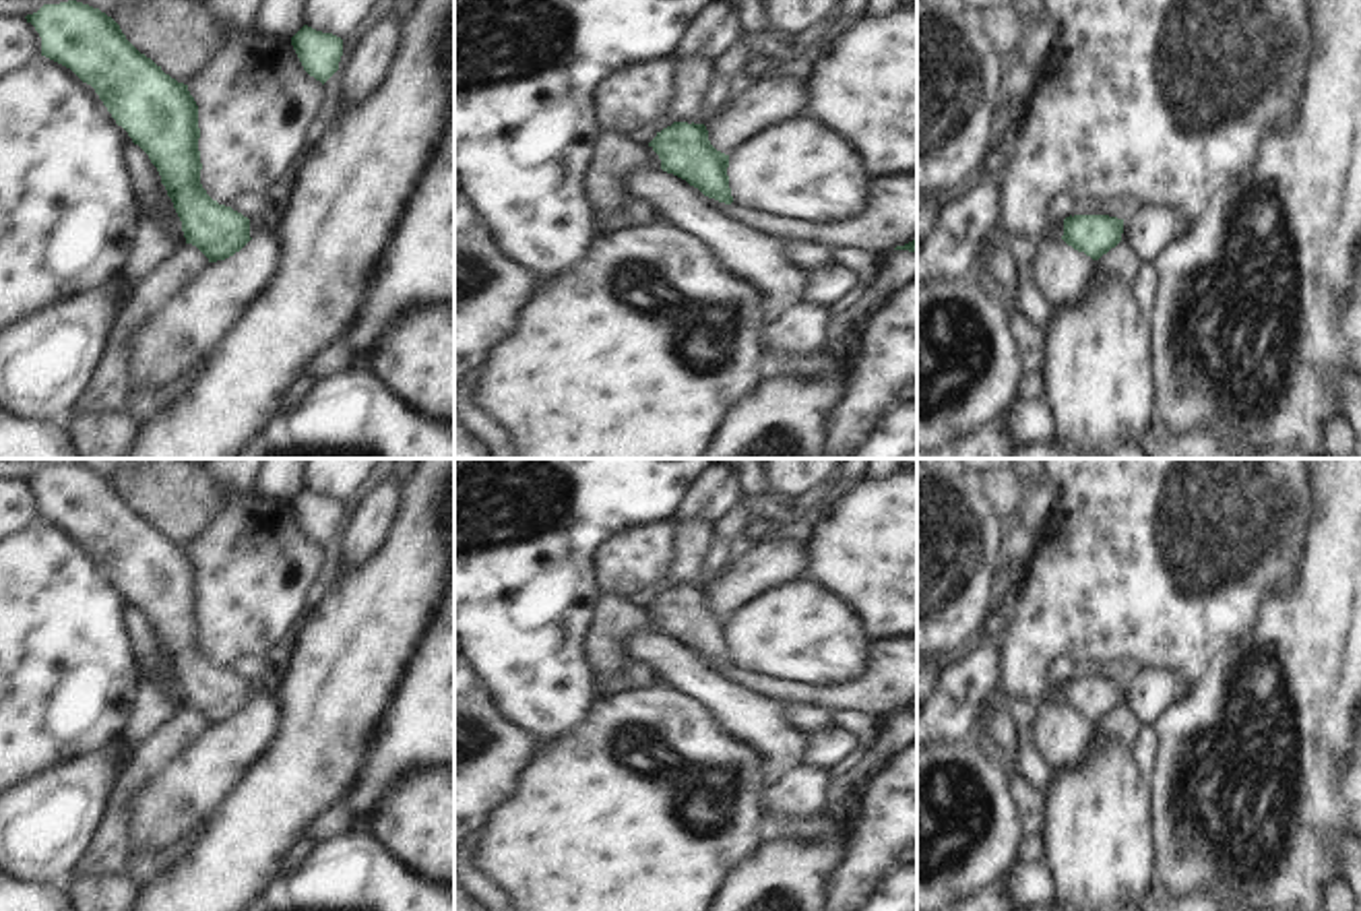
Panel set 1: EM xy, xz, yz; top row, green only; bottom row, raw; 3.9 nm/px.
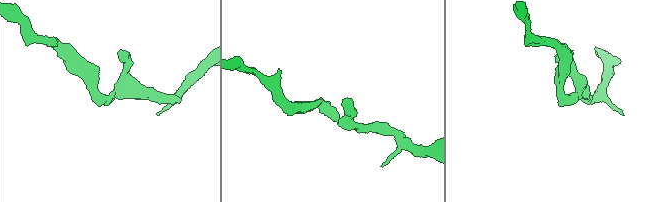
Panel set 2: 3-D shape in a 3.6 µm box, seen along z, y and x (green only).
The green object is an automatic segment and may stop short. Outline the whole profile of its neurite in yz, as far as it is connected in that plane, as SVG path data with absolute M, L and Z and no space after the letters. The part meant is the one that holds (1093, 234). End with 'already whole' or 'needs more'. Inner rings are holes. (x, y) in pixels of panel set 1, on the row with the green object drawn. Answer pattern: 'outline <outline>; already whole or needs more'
outline M1070 215L1064 219L1062 240L1093 260L1121 242L1123 219L1109 215Z; already whole

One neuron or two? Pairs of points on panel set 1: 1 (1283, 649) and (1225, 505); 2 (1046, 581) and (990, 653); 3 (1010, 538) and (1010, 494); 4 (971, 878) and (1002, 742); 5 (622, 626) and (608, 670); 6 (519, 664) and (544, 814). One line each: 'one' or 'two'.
1: two
2: two
3: two
4: two
5: one
6: two

